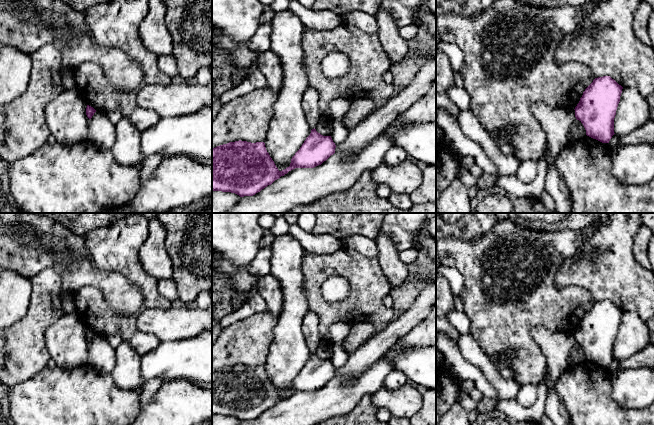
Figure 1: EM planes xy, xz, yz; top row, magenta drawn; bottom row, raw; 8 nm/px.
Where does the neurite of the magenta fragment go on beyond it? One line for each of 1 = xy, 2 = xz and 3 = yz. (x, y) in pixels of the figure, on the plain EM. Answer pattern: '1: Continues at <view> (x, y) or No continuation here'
1: No continuation here
2: No continuation here
3: No continuation here

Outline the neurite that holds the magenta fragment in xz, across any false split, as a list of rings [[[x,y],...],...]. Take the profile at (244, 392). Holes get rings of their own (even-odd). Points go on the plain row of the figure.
[[[314,352],[292,381],[290,390],[279,395],[264,366],[239,364],[217,370],[212,373],[212,415],[231,416],[240,421],[253,420],[295,392],[314,392],[321,389],[335,377],[335,372],[331,360],[323,360]]]

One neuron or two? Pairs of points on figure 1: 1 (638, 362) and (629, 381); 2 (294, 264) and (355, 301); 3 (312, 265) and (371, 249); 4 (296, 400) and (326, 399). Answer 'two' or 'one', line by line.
1: two
2: two
3: two
4: one

